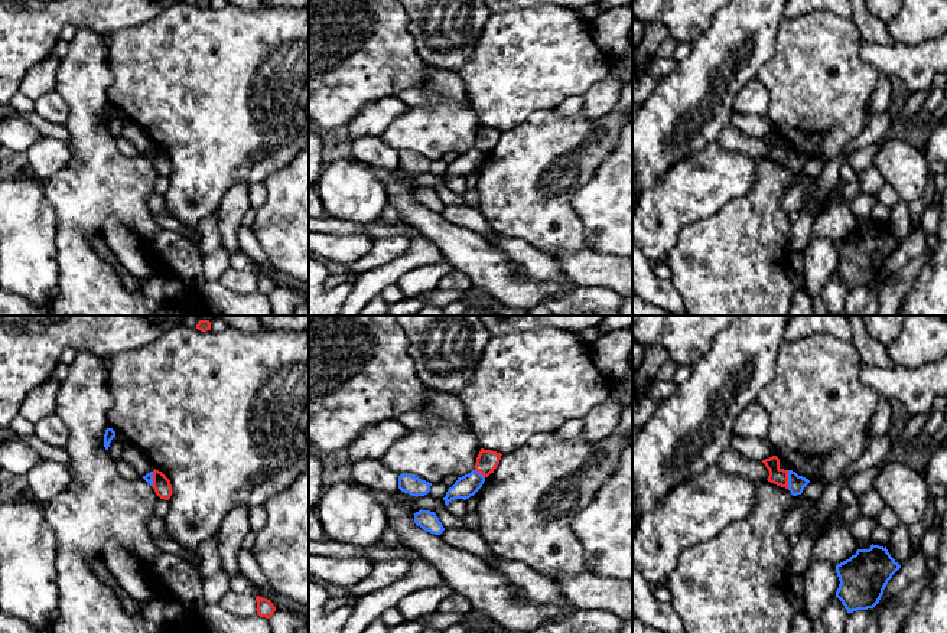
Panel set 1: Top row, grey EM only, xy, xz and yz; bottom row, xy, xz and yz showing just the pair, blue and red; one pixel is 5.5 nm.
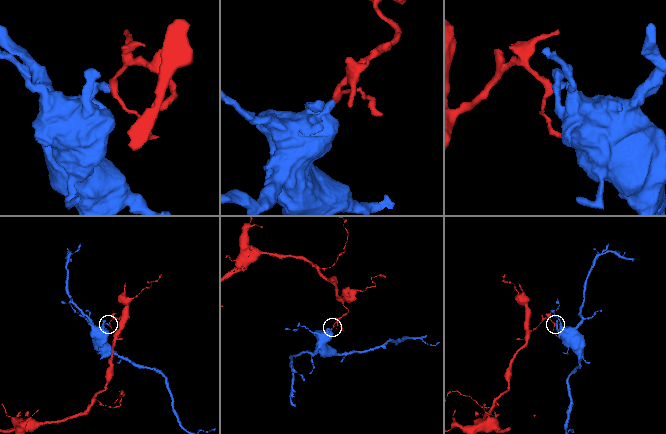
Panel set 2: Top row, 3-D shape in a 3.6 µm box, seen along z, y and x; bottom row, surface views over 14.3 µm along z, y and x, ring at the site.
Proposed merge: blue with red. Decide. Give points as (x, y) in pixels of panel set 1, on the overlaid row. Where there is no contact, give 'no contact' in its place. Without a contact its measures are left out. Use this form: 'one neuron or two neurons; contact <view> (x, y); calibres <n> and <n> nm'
two neurons; contact yz (788, 479); calibres 100 and 100 nm

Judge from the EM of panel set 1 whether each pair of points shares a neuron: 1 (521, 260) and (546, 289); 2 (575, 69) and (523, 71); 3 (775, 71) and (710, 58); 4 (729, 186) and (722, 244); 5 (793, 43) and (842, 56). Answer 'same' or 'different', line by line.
1: different
2: same
3: different
4: different
5: same

